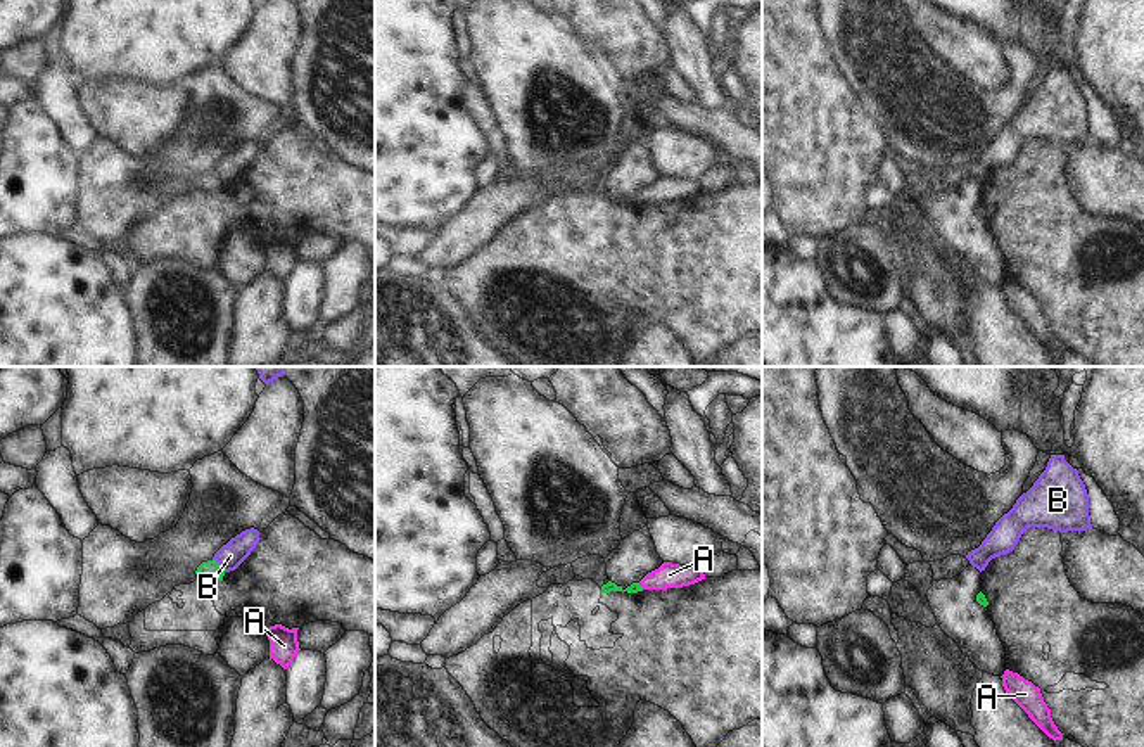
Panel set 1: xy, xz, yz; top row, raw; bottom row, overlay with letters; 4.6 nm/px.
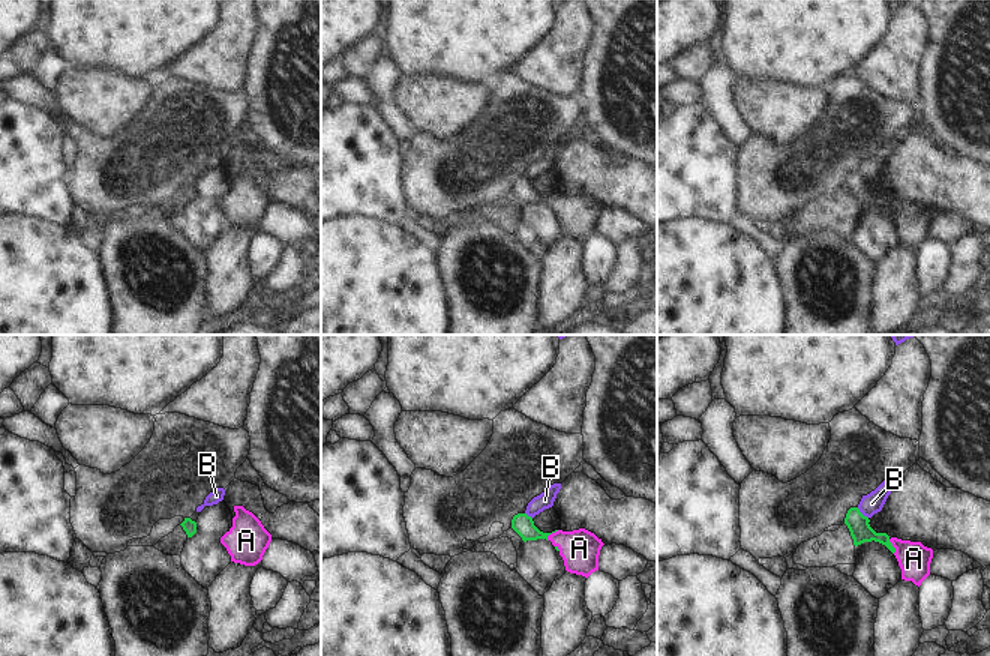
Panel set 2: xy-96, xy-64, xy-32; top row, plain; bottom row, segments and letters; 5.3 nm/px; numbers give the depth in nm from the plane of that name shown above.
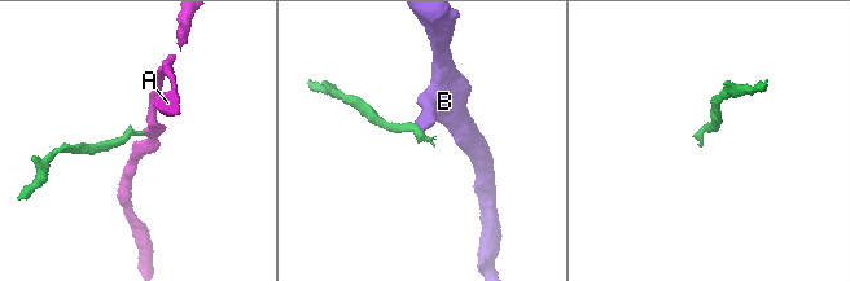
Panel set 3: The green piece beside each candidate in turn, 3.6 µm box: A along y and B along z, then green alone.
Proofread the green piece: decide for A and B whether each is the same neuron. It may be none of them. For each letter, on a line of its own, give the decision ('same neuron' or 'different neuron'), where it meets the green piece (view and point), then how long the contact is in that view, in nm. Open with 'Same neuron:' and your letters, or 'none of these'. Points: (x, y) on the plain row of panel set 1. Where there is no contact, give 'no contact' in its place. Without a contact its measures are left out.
Same neuron: A
A: same neuron; meets green in xz at (638, 197); contact 50 nm long
B: different neuron; meets green in xy at (218, 177); contact 90 nm long

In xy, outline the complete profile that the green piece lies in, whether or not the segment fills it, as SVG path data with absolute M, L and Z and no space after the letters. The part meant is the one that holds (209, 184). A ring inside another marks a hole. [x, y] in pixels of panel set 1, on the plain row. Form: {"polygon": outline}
{"polygon": "M213 171L213 173L202 175L197 180L195 187L197 187L199 192L218 195L218 194L223 194L225 183Z"}

